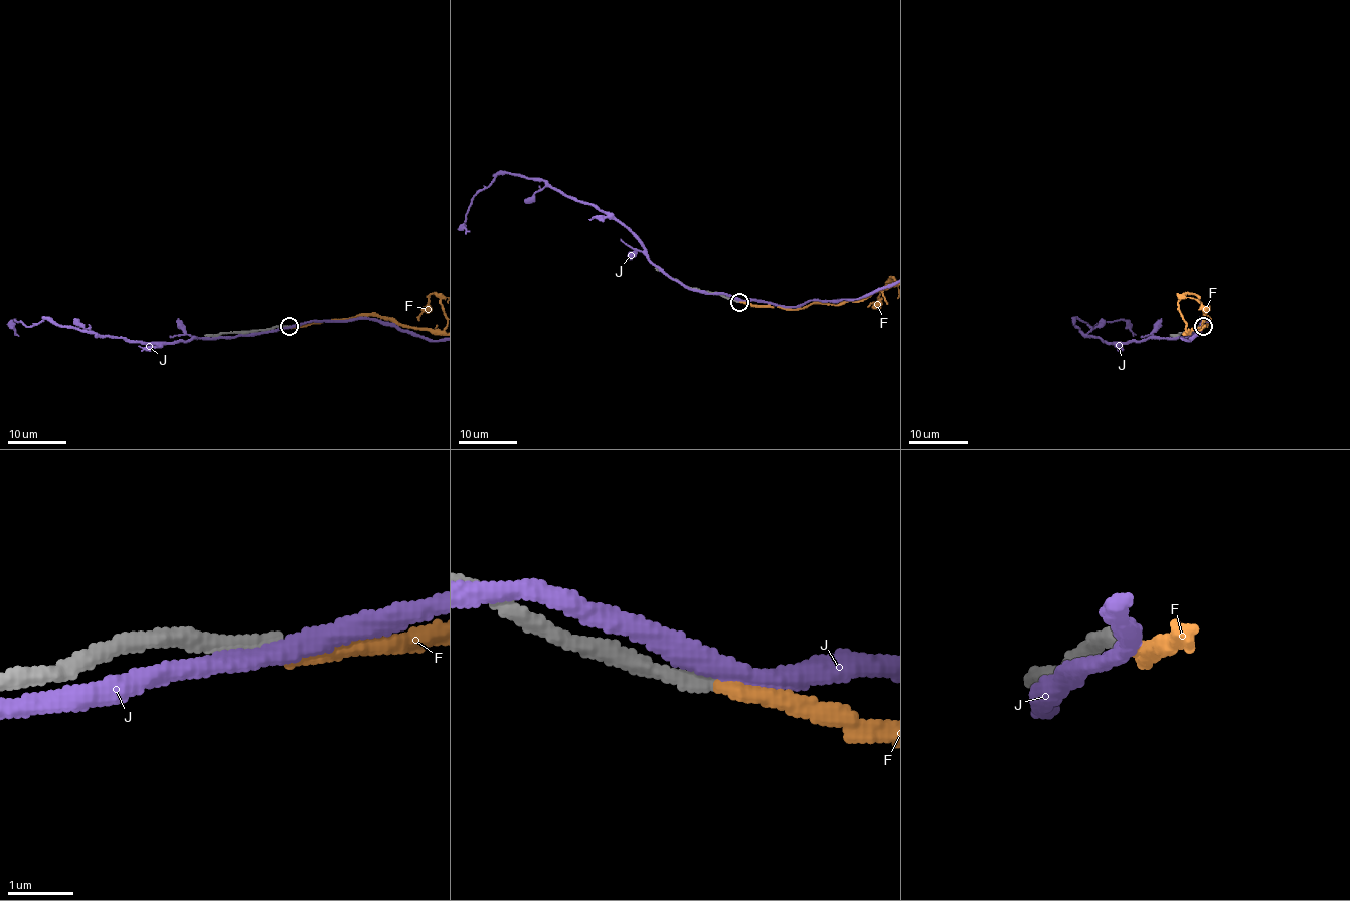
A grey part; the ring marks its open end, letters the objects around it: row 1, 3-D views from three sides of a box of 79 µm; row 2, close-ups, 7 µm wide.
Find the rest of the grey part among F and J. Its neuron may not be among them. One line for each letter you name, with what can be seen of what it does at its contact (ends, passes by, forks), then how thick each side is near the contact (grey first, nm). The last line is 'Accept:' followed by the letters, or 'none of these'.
Accept: none of these

